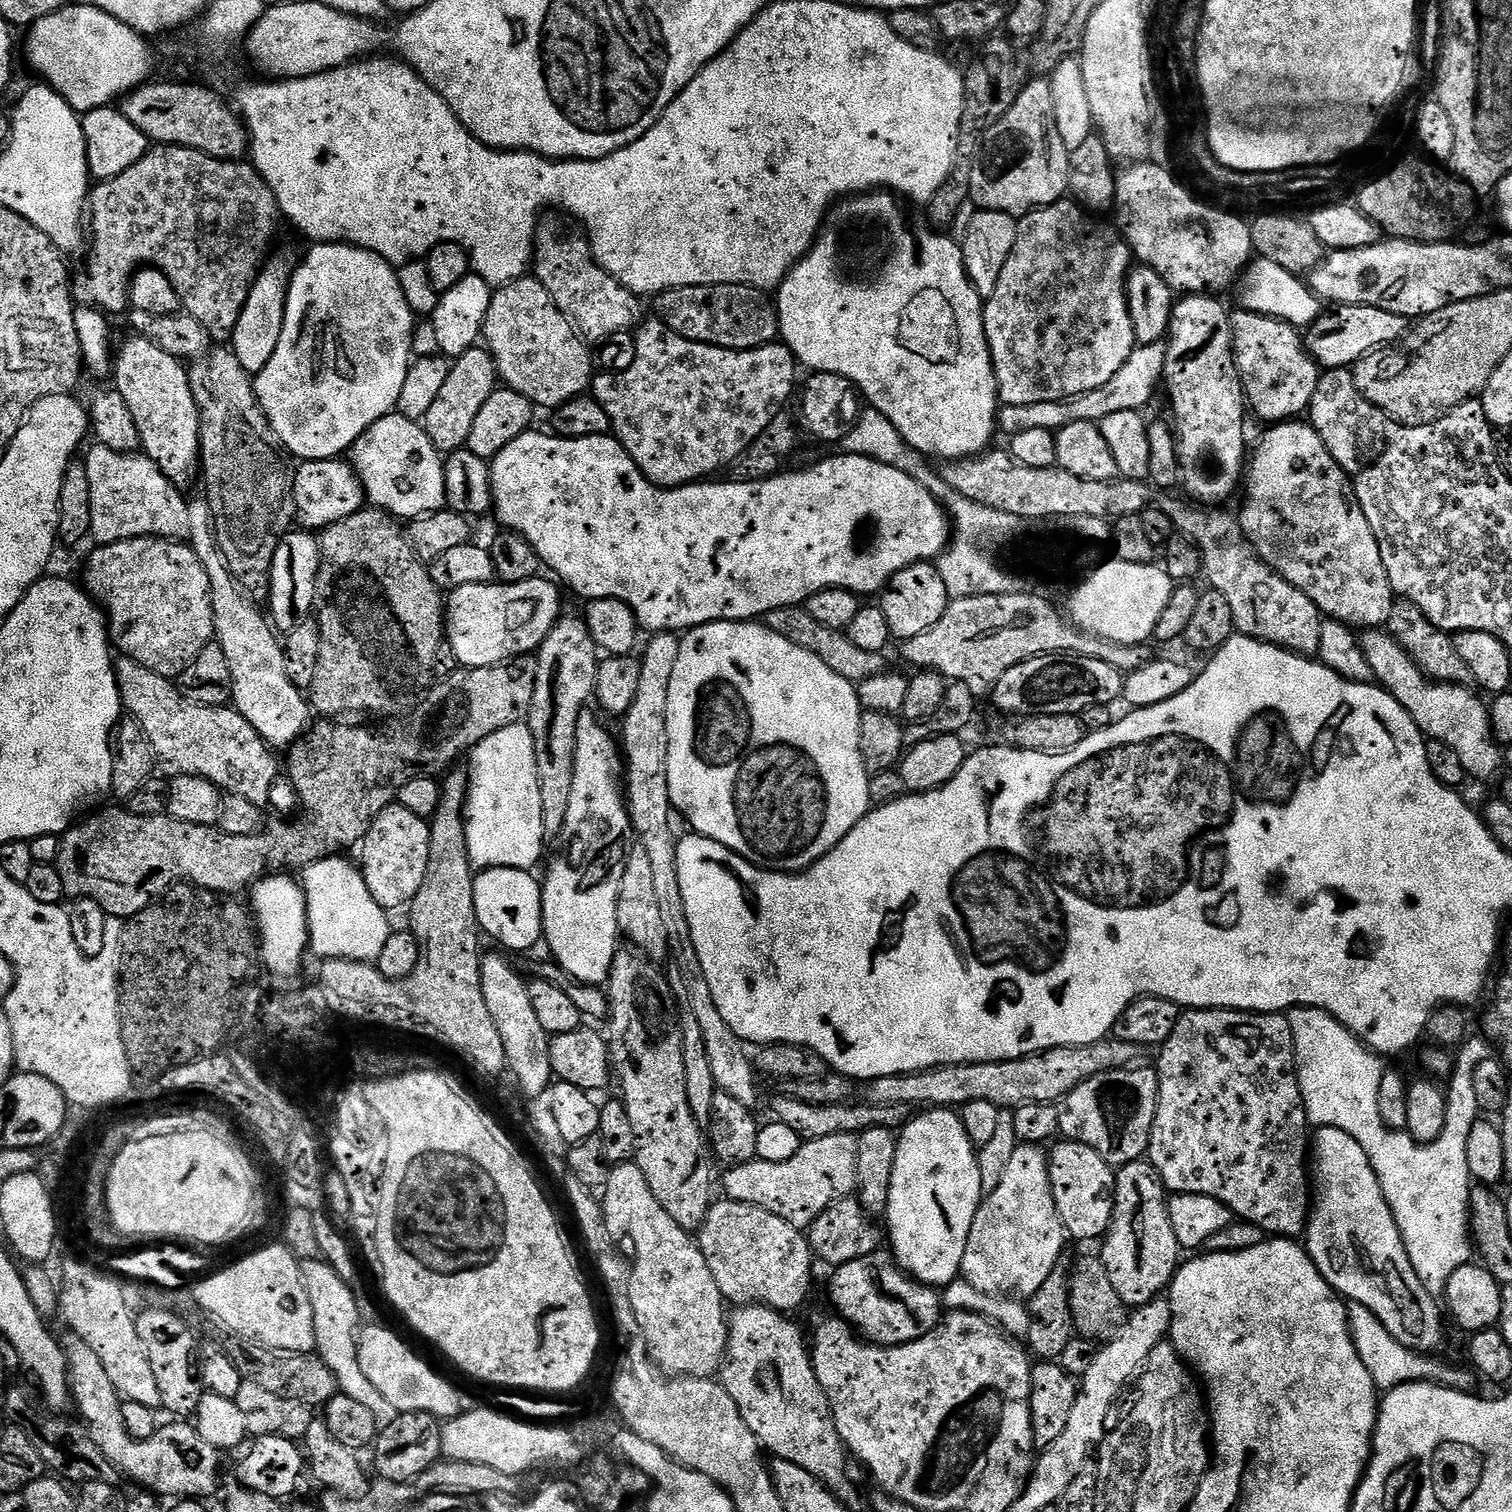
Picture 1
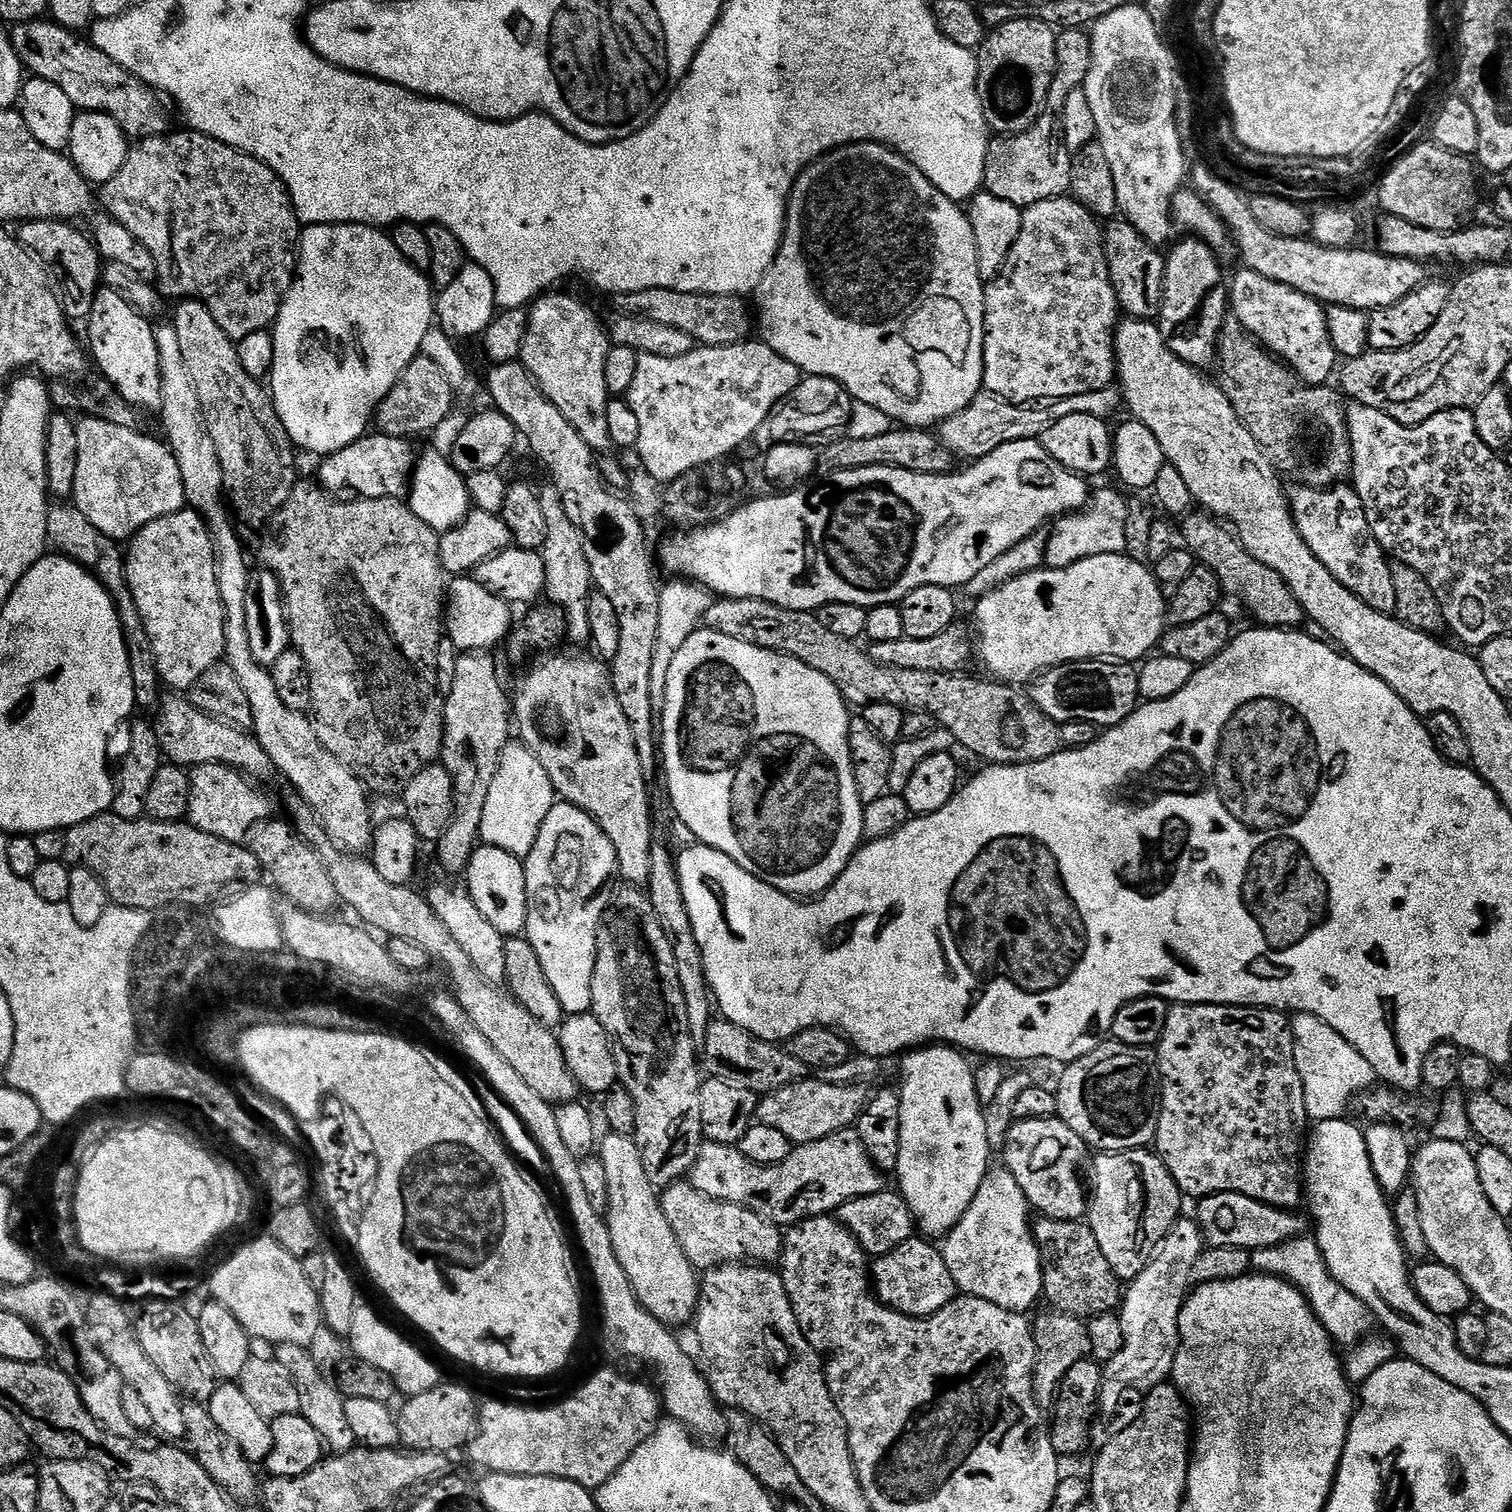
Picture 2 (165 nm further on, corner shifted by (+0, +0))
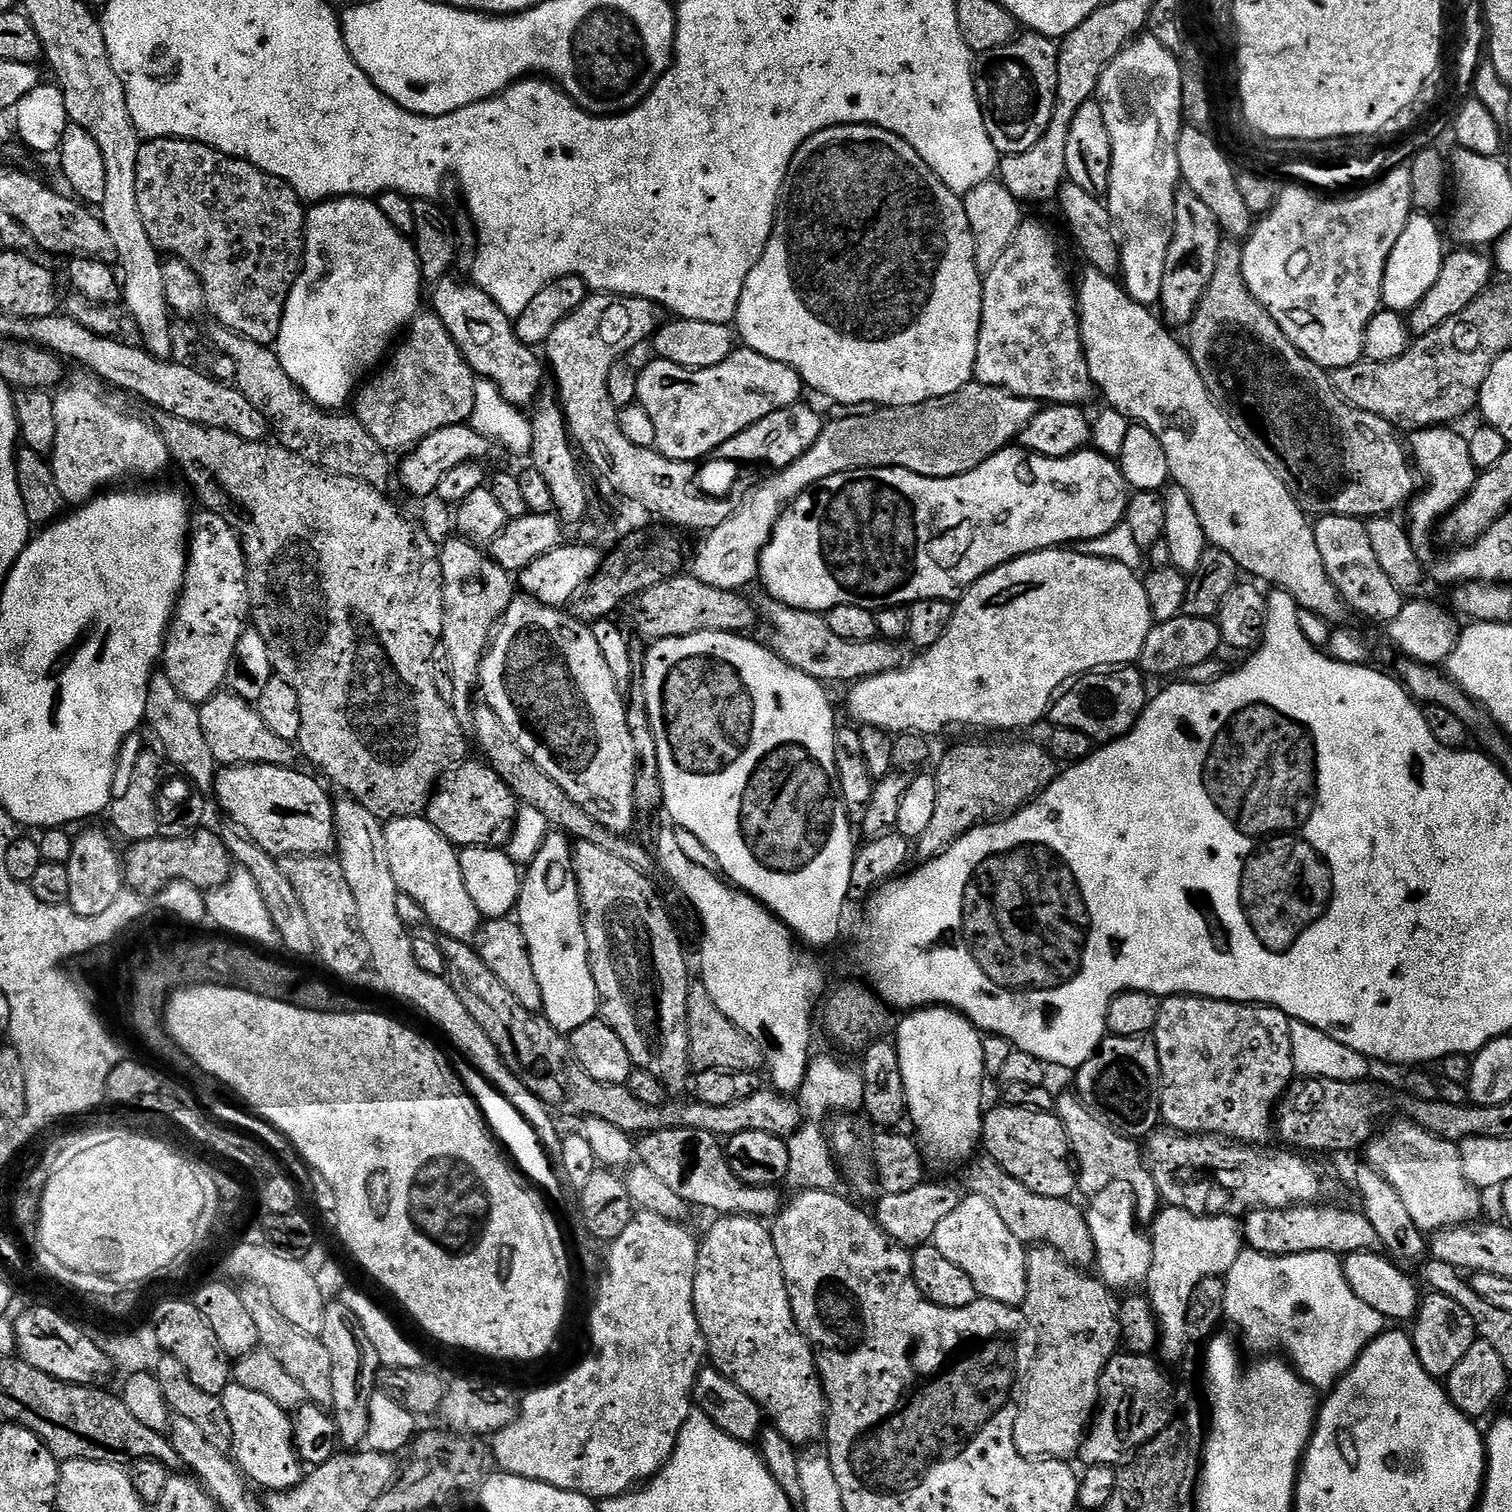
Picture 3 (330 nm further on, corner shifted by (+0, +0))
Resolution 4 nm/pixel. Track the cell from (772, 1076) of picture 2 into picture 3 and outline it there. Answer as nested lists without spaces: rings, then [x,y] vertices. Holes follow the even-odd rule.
[[[696,982],[688,989],[688,1059],[696,1072],[755,1072],[765,1067],[762,1050],[709,998],[706,986]]]

